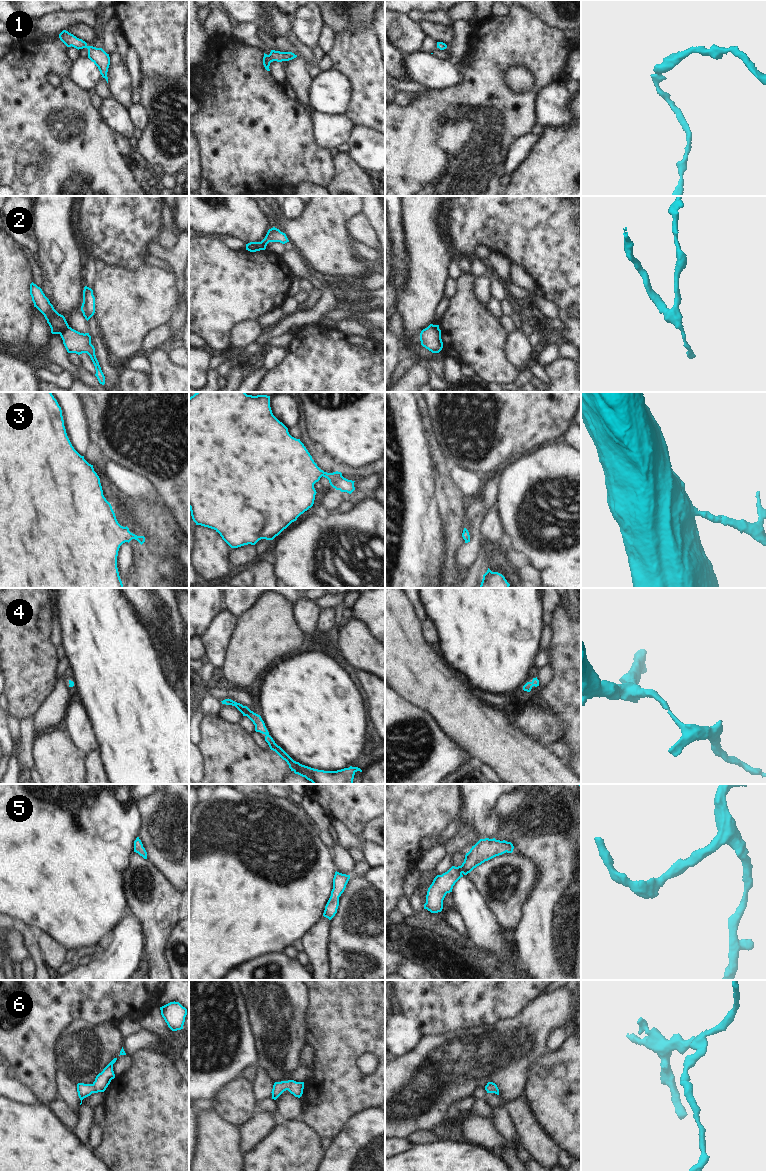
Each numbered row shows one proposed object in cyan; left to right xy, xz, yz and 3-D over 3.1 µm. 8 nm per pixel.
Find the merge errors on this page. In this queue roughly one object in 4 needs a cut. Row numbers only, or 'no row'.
2

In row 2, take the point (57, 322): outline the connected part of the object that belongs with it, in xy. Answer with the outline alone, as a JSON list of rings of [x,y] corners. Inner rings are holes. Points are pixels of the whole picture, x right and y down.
[[[33,282],[30,284],[30,295],[34,307],[36,307],[47,320],[52,334],[60,334],[69,327],[65,317],[54,309],[42,289]]]

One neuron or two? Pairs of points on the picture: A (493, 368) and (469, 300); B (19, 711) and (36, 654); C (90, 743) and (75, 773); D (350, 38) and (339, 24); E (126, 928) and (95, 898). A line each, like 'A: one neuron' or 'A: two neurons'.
A: one neuron
B: one neuron
C: two neurons
D: two neurons
E: two neurons

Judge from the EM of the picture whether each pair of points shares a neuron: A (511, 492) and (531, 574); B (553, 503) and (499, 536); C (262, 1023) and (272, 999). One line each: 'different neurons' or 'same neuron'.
A: different neurons
B: different neurons
C: same neuron

